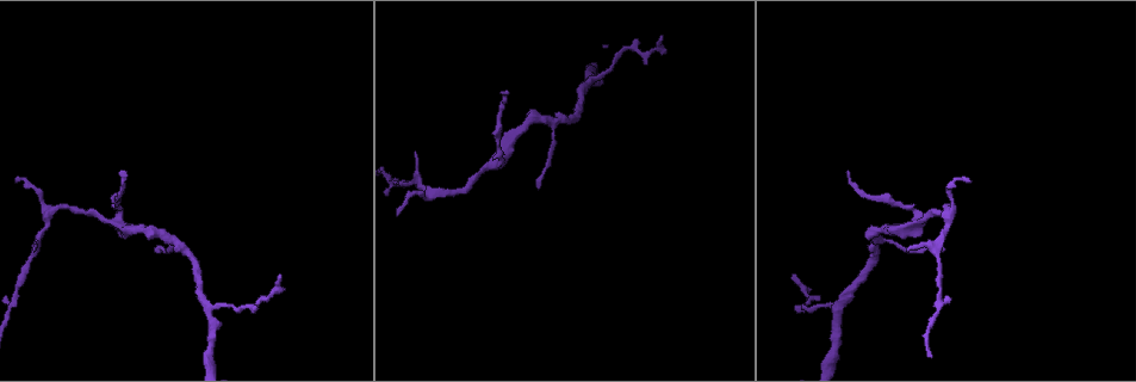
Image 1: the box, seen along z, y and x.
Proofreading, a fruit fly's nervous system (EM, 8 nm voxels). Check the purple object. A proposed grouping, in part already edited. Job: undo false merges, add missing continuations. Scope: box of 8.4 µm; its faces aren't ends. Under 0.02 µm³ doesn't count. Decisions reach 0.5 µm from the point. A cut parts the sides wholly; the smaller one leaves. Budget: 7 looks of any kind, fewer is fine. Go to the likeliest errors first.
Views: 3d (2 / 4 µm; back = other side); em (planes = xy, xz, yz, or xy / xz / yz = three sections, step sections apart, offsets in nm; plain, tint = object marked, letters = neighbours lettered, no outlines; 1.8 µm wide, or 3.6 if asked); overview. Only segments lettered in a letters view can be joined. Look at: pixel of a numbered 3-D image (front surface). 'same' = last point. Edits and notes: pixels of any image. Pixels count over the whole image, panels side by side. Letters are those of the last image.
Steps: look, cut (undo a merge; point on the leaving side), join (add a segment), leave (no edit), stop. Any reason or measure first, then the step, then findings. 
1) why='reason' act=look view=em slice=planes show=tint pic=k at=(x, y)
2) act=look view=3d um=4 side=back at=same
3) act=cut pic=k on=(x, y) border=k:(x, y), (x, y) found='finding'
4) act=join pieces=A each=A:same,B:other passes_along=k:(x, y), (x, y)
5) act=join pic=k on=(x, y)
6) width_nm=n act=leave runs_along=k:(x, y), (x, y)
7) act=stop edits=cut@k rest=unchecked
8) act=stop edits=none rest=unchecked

act=look view=3d um=4 pic=1 at=(279, 274)

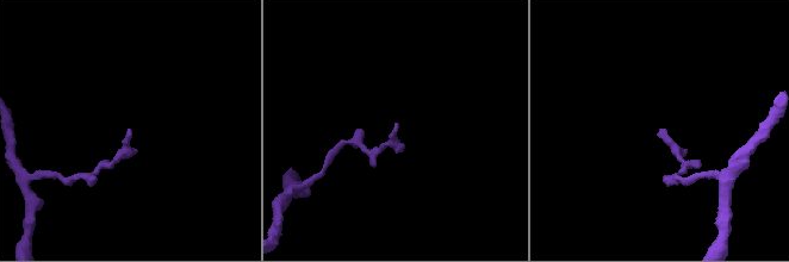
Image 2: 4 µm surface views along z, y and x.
why='need the tissue' act=look view=em slice=xy step=8 show=tint pic=2 at=(660, 130)

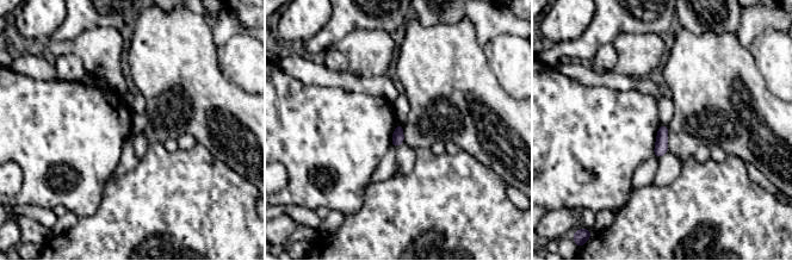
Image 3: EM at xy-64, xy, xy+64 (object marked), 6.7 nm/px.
act=look view=em slice=planes show=letters at=same

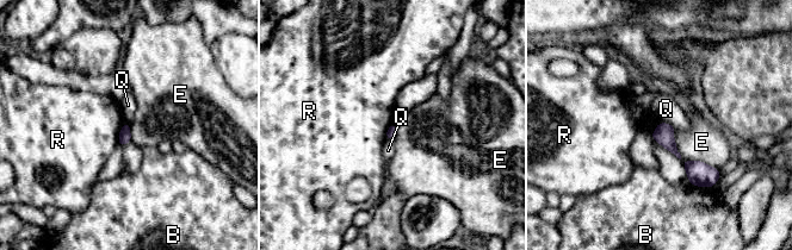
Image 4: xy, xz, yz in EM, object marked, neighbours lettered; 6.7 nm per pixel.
act=leave each=B:other,E:other,Q:other,R:other found='no lettered segment goes on from it'

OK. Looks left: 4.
why='tapers out' act=look view=em slice=planes show=letters pic=1 at=(34, 248)

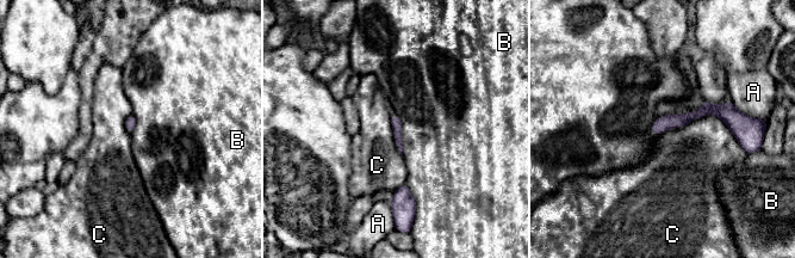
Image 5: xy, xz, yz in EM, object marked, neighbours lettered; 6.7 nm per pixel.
width_nm=70 act=leave each=A:other,B:other,C:other border=5:(659, 134), (714, 114), (743, 148) found='no lettered segment goes on from it'

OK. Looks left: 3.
why='branch stops here' act=look view=em slice=xy step=16 show=letters pic=1 at=(14, 183)

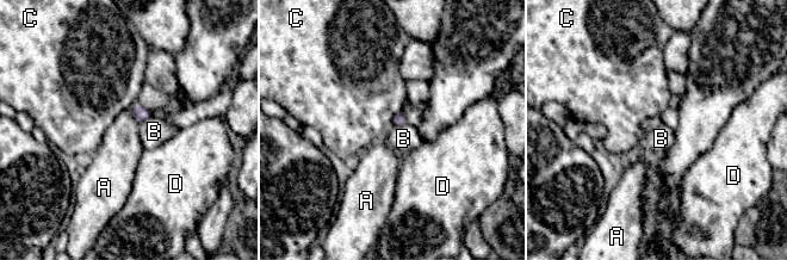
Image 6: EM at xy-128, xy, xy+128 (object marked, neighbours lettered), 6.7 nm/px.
act=leave each=A:other,B:other,C:other,D:other border=6:(406, 122), (392, 125) found='no lettered segment goes on from it'

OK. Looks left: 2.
act=stop edits=none rest=unchecked

